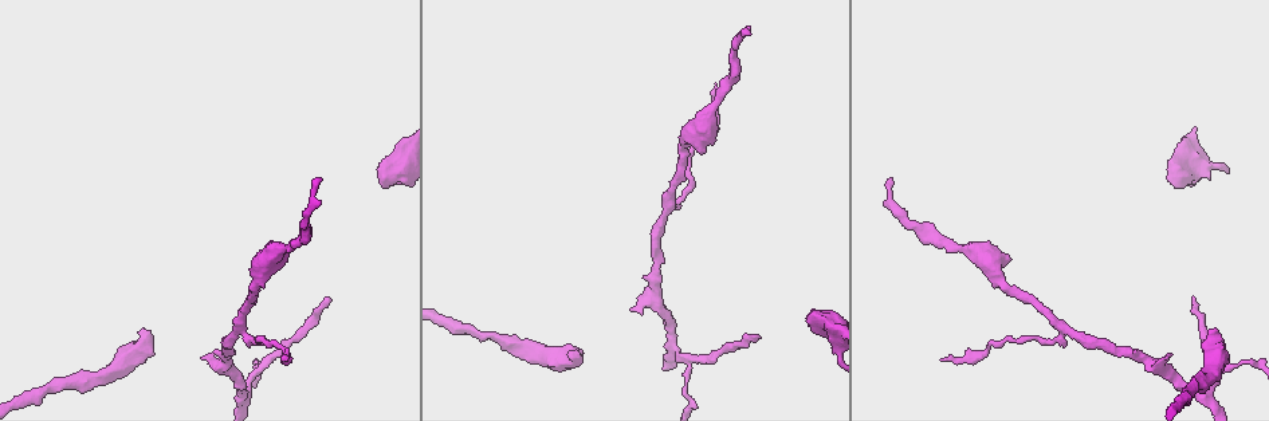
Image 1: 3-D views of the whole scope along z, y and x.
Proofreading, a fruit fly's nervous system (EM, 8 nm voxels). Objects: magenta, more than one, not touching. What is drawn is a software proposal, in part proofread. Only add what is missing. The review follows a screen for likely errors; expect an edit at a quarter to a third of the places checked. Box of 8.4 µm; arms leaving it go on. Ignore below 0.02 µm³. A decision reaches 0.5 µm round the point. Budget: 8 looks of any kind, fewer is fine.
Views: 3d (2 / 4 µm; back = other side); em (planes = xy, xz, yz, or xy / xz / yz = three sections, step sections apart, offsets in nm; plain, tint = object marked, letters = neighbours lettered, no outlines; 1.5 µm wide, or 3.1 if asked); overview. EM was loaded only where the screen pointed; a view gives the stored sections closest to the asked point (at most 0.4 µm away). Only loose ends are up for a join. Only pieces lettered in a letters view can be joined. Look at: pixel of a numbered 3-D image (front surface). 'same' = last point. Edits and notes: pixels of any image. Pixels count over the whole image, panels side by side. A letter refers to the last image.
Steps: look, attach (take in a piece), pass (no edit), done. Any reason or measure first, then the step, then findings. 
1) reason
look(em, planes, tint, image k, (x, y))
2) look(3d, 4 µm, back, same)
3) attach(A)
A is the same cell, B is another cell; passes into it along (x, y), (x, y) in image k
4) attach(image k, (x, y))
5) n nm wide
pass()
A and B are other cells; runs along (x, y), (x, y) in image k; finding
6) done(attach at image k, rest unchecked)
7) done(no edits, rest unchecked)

branch stops here
look(3d, 4 µm, image 1, (1211, 328))

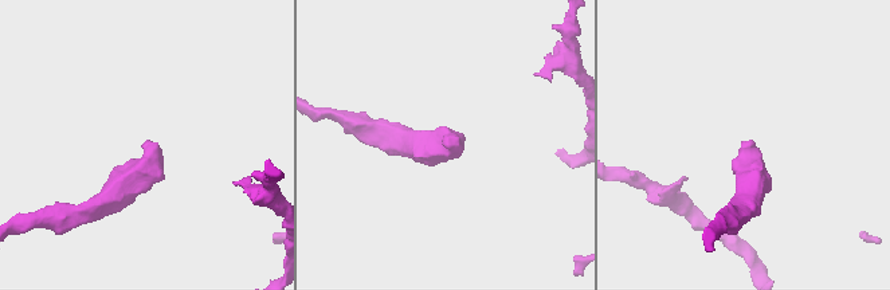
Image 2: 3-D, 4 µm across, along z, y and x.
shape alone is not enough
look(em, planes, letters, image 2, (447, 138))

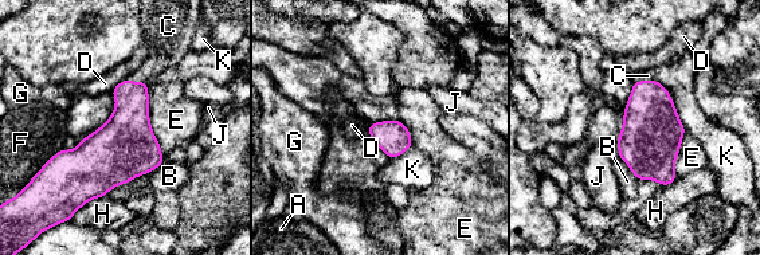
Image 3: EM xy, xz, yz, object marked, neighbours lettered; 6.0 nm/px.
attach(C)
C is the same cell, A, B, D, E, F, G, H, J and K are other cells; passes into it along (650, 121), (643, 81), (647, 75) in image 3; it goes on there

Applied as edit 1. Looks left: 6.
look(overview)

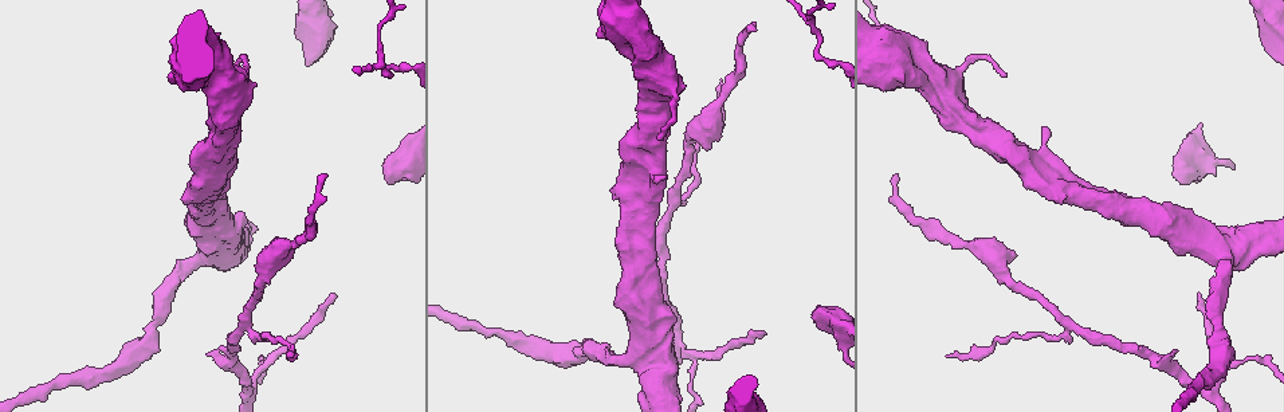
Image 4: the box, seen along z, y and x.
thin end
look(3d, 4 µm, image 4, (330, 296))

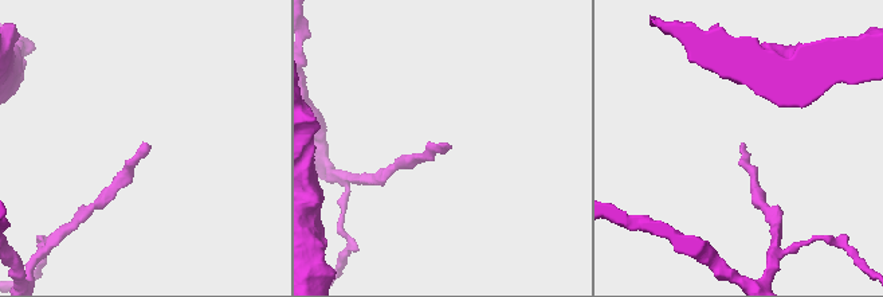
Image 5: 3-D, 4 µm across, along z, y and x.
need the tissue
look(em, xz, step 4, letters, image 5, (740, 146))

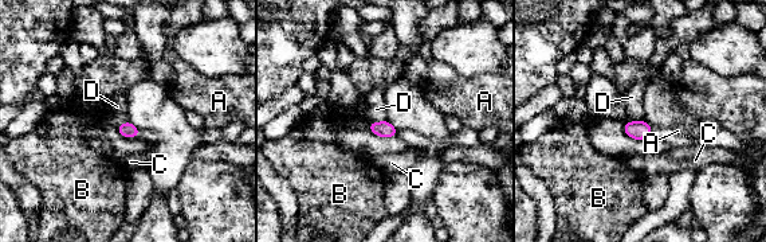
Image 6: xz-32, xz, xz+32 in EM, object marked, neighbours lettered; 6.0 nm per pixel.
cut it another way
look(em, planes, letters, same)

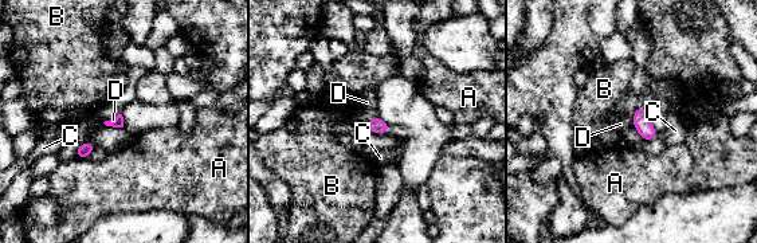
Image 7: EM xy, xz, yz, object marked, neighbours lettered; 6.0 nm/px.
pass()
A, B, C and D are other cells; border along (631, 116), (634, 126) in image 7; none of them fits

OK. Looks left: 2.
done(attach at image 3, rest unchecked)

